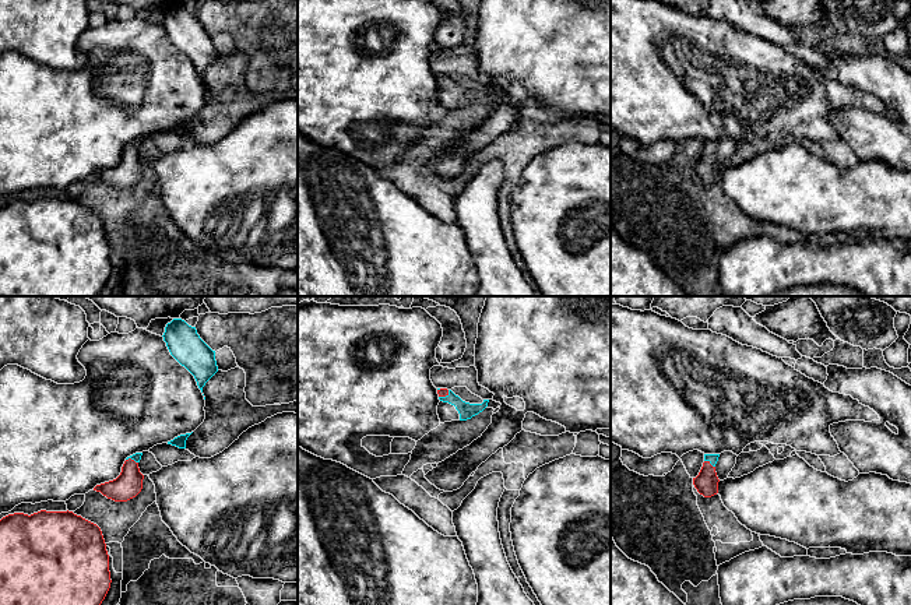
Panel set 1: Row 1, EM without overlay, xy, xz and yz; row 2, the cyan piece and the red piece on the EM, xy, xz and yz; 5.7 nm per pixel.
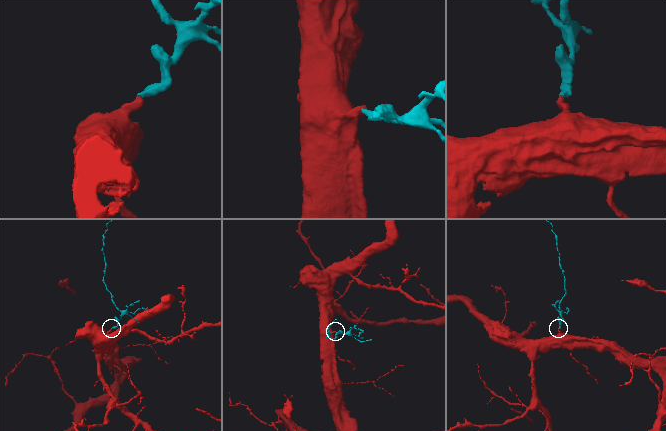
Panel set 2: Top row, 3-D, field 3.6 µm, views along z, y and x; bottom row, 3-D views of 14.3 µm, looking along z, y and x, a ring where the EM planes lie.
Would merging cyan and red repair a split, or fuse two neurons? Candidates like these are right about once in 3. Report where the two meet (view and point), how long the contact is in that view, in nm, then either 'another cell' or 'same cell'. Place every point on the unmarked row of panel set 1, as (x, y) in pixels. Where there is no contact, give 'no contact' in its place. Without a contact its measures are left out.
yz (710, 150) | 80 nm | same cell

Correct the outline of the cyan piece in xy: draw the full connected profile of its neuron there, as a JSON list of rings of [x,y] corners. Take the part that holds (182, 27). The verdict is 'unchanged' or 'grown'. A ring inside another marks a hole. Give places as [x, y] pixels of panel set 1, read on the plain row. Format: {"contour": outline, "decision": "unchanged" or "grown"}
{"contour": [[[182,6],[168,10],[162,24],[170,42],[194,63],[203,80],[205,70],[218,59],[215,38],[200,25],[196,14]]], "decision": "unchanged"}

